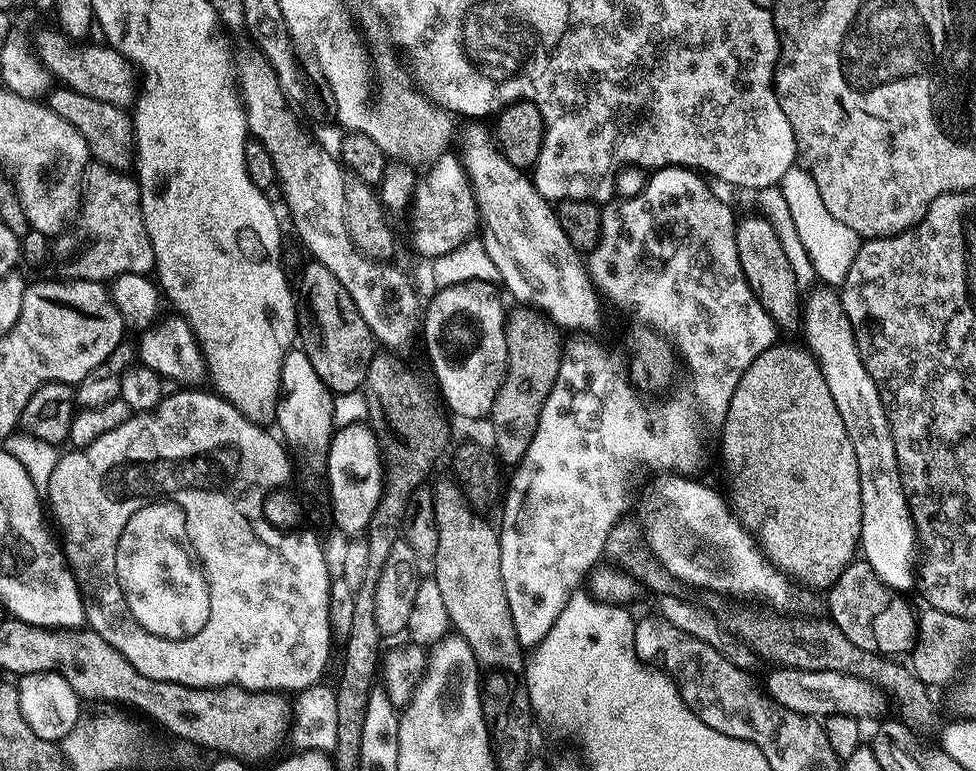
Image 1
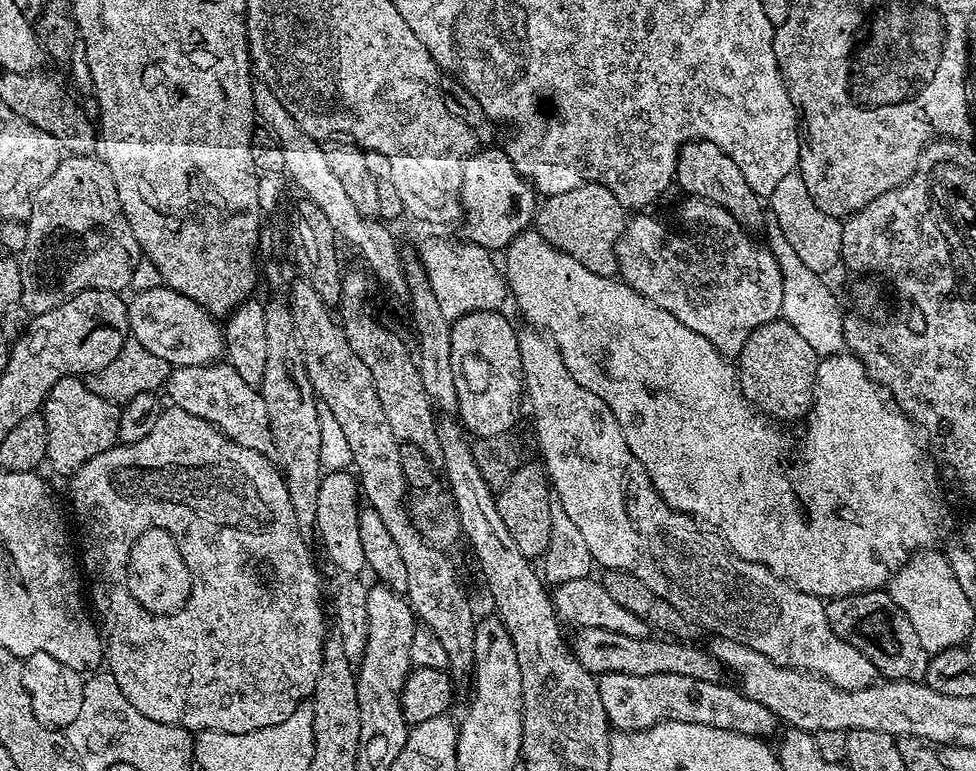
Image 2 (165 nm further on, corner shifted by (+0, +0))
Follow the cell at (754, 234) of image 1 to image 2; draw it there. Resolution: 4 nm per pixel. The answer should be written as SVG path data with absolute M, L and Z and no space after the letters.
M689 140L680 148L676 159L675 183L689 197L697 200L709 200L718 206L722 206L735 220L743 225L746 230L761 228L765 225L762 212L763 201L756 192L750 189L750 184L743 177L742 170L738 169L730 154L726 154L714 142L705 140Z

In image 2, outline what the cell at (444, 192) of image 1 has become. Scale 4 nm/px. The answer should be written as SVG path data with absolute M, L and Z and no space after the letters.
M492 146L481 147L472 153L462 174L463 239L489 250L504 250L518 233L529 231L538 207L538 193L514 166L503 147L488 147Z

